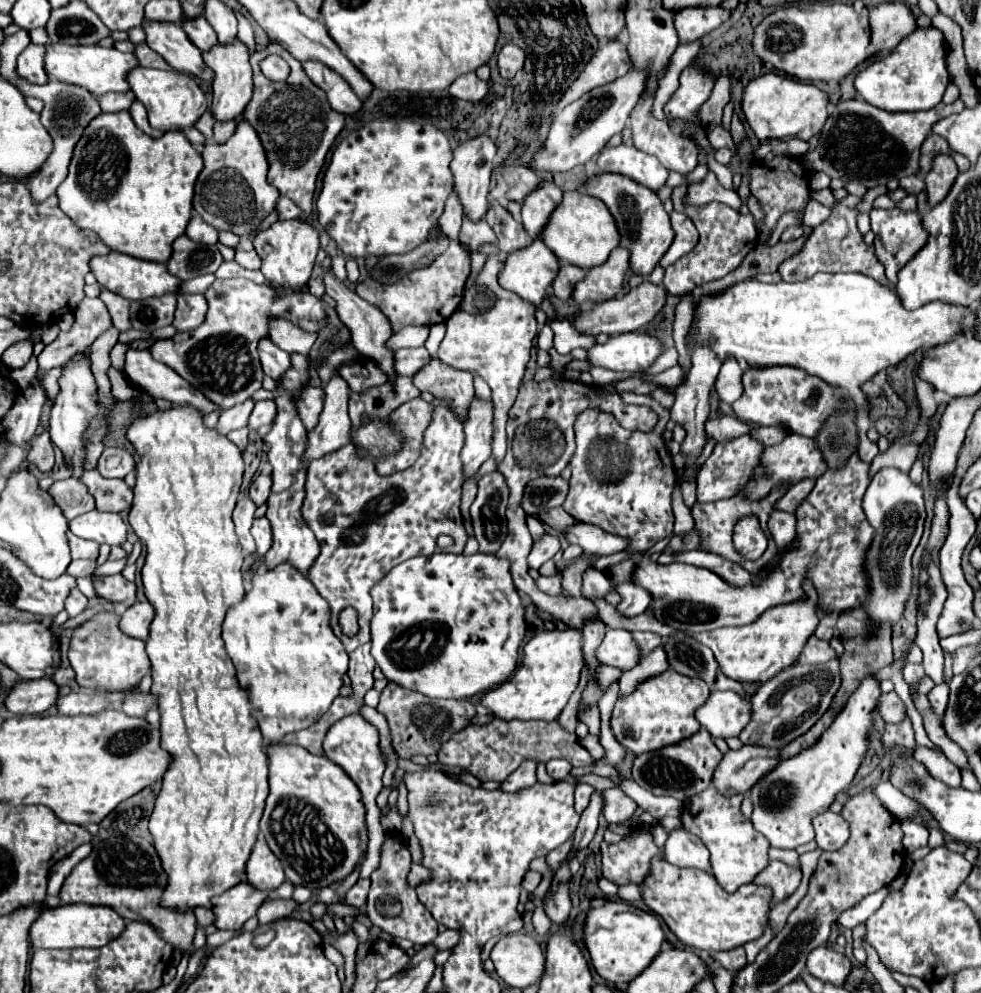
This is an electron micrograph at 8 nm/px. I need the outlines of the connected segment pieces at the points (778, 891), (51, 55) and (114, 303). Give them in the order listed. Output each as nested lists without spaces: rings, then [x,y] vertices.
[[[770,861],[768,867],[762,873],[758,873],[758,879],[754,879],[754,883],[770,885],[774,891],[774,905],[776,905],[796,891],[800,879],[802,879],[802,871],[798,867],[790,867],[782,861]]]
[[[48,43],[46,45],[46,71],[50,77],[86,87],[94,95],[106,95],[110,91],[114,93],[126,93],[130,85],[126,83],[128,73],[138,67],[138,59],[132,53],[120,53],[118,49],[108,49],[100,45],[62,45],[62,43]]]
[[[102,289],[102,295],[100,299],[106,303],[110,315],[112,315],[112,323],[114,327],[124,333],[124,331],[130,331],[132,329],[132,323],[130,323],[130,301],[116,295],[116,293],[110,293],[106,289]]]

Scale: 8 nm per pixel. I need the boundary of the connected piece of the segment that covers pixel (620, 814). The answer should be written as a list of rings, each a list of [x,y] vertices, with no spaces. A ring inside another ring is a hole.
[[[618,787],[612,789],[604,789],[602,793],[604,797],[604,807],[602,813],[606,817],[608,823],[620,823],[620,821],[628,821],[632,817],[632,813],[636,811],[636,803]]]

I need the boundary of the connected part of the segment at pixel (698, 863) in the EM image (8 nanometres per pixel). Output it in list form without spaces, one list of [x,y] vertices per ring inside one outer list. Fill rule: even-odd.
[[[686,829],[670,831],[664,851],[666,851],[666,861],[676,867],[710,871],[710,855],[704,843],[696,835],[690,835]]]

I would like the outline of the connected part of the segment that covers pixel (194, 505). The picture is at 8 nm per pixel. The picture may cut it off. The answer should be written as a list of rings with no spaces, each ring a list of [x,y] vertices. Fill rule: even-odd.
[[[174,407],[170,411],[158,411],[148,417],[134,419],[134,423],[128,429],[128,439],[136,447],[136,453],[140,457],[138,461],[138,473],[136,473],[136,487],[134,487],[134,503],[130,509],[130,525],[134,533],[146,543],[146,563],[142,567],[142,585],[144,585],[144,595],[156,609],[156,617],[150,625],[150,637],[146,641],[146,653],[152,663],[152,689],[154,695],[158,695],[158,709],[160,709],[160,731],[162,731],[162,747],[172,755],[172,765],[166,771],[162,779],[162,791],[156,799],[152,817],[150,817],[150,833],[154,839],[154,849],[162,861],[162,869],[168,877],[168,883],[164,887],[164,893],[160,897],[160,905],[166,909],[174,909],[180,913],[192,911],[196,907],[212,907],[212,897],[222,895],[236,883],[244,881],[246,877],[246,861],[250,859],[250,851],[256,843],[258,835],[258,823],[262,819],[264,811],[264,801],[268,795],[268,759],[264,753],[264,741],[262,733],[258,731],[258,725],[254,723],[248,707],[246,693],[240,689],[236,681],[236,671],[234,665],[230,663],[230,657],[226,655],[224,649],[224,639],[222,639],[222,623],[226,617],[226,611],[240,603],[244,597],[244,585],[242,585],[242,561],[244,553],[238,543],[238,537],[234,533],[234,523],[230,519],[234,503],[238,499],[240,483],[242,483],[242,473],[244,473],[244,461],[242,453],[222,435],[218,435],[214,429],[206,429],[202,423],[202,415],[198,411],[190,411],[190,407]]]

